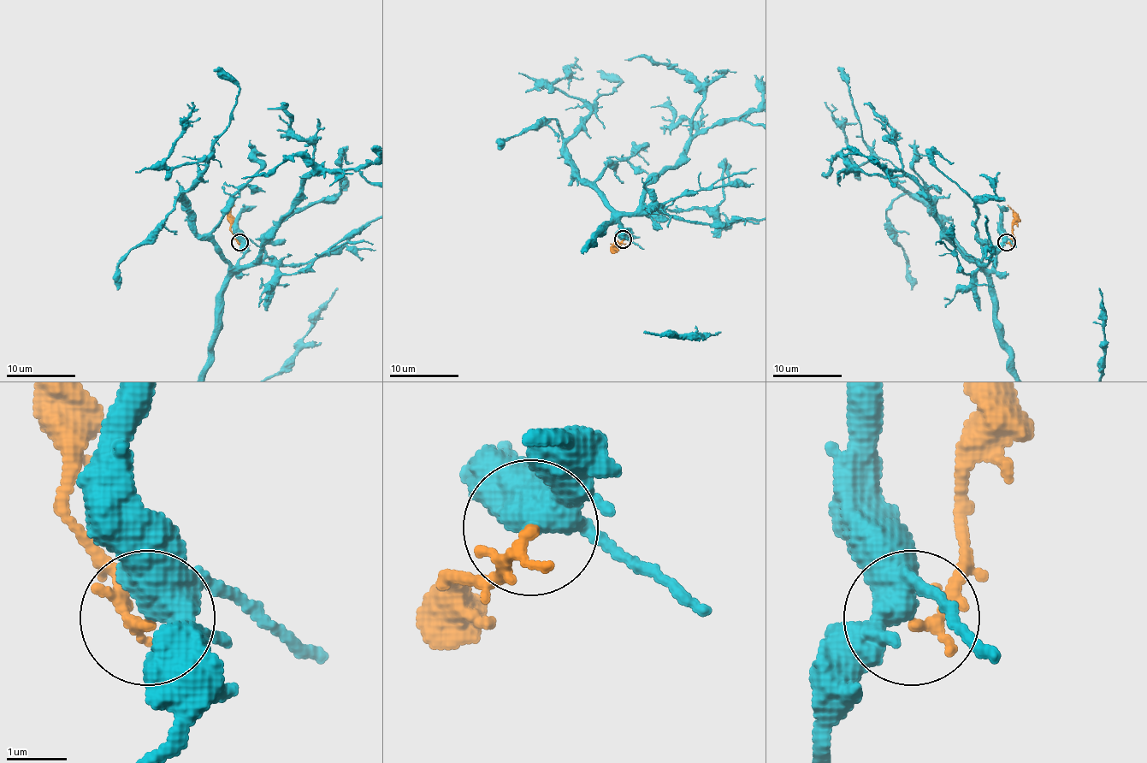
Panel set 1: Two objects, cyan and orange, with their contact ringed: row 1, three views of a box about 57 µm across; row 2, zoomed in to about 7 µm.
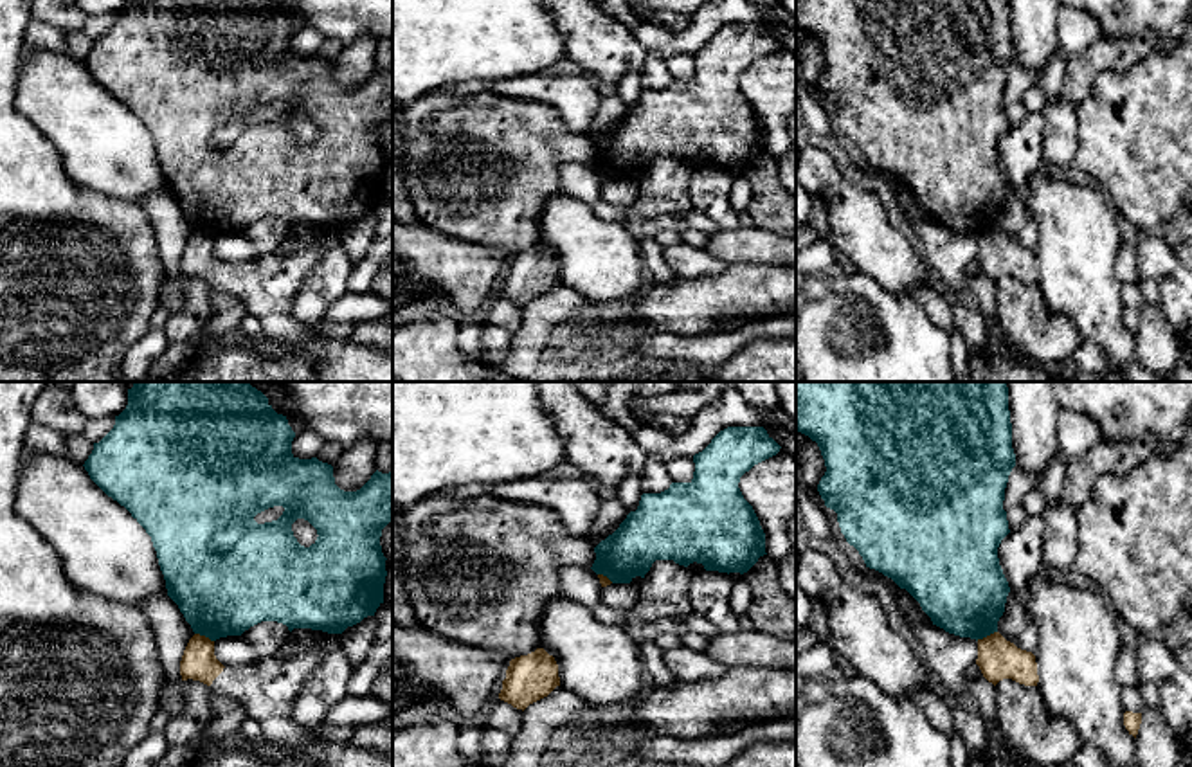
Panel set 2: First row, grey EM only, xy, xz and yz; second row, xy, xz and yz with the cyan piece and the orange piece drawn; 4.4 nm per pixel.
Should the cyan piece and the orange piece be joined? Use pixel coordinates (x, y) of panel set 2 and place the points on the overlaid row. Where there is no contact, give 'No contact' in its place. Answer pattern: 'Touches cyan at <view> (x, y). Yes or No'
Touches cyan at yz (985, 636). No

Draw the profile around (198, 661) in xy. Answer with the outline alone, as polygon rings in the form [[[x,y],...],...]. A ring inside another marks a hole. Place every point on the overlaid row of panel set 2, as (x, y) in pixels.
[[[194,634],[182,655],[182,681],[193,679],[207,684],[212,693],[234,699],[265,735],[266,744],[286,747],[292,754],[308,754],[315,767],[393,767],[393,756],[373,749],[360,749],[348,742],[326,742],[317,727],[304,727],[293,718],[295,697],[308,675],[321,664],[326,654],[340,646],[339,634],[328,634],[315,646],[293,659],[270,657],[243,666],[223,666],[214,655],[214,641]]]

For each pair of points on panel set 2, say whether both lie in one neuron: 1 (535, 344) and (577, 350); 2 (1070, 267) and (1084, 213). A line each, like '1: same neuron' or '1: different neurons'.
1: different neurons
2: same neuron

